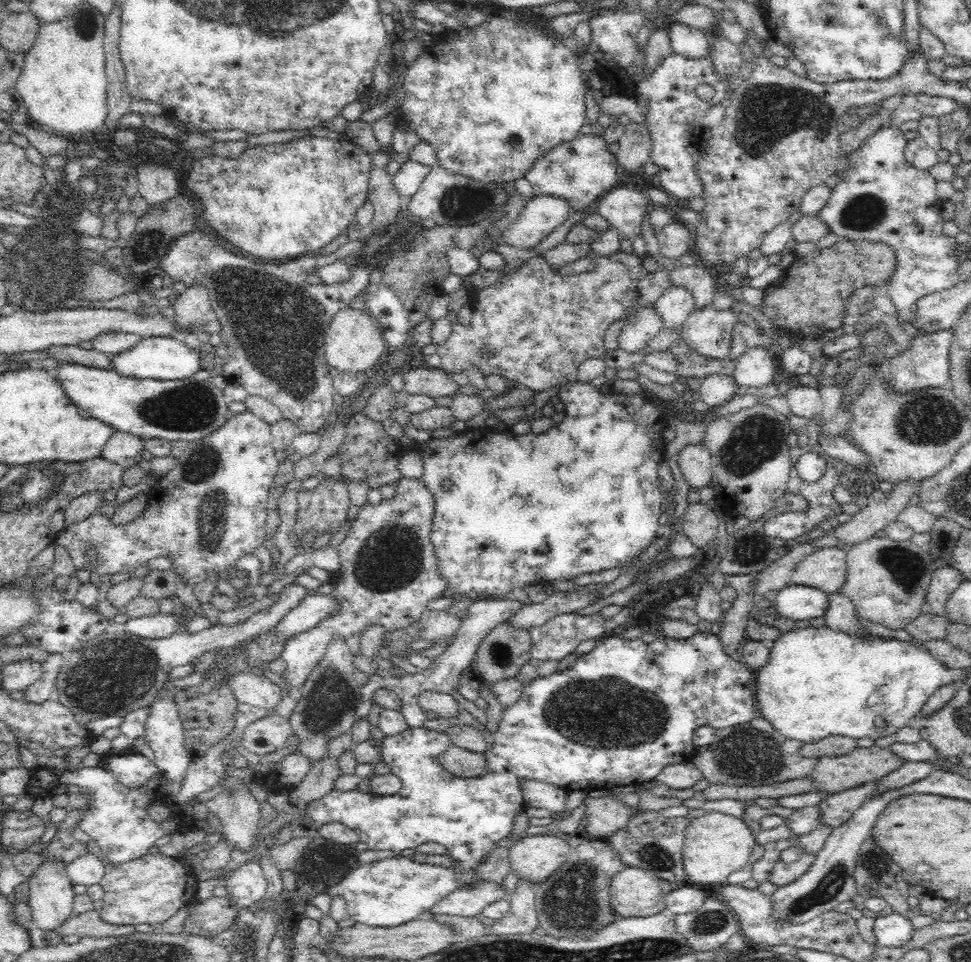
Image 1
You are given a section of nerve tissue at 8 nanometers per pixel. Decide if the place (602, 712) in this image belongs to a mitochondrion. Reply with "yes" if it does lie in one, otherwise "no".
yes

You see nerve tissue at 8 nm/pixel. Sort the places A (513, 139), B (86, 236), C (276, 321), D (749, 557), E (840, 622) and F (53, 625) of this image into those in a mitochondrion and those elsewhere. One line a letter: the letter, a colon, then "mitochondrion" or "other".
A: mitochondrion
B: other
C: mitochondrion
D: mitochondrion
E: other
F: other

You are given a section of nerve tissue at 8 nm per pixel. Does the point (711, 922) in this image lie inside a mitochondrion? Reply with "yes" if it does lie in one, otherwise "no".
yes

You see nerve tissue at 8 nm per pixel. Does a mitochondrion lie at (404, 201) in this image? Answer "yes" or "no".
no

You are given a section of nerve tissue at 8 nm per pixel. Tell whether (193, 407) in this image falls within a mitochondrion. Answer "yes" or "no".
yes

